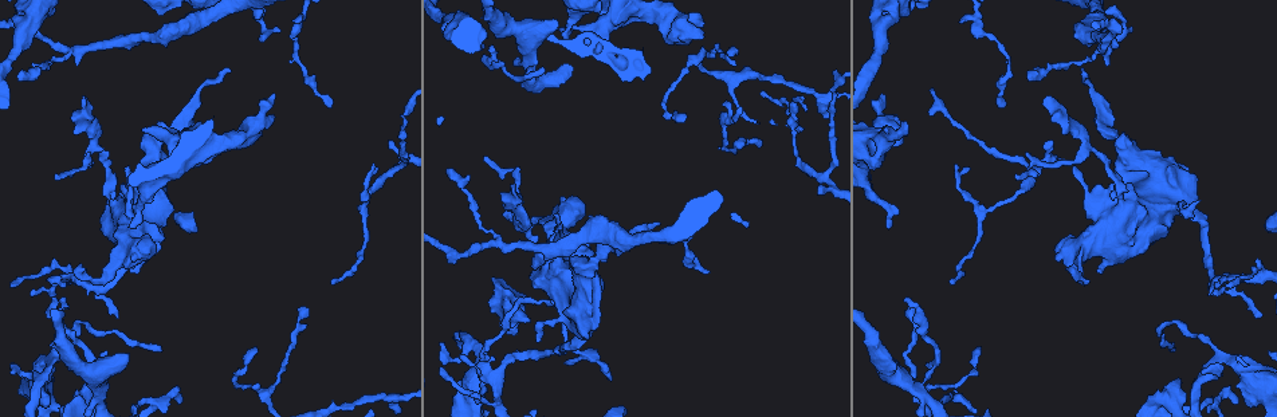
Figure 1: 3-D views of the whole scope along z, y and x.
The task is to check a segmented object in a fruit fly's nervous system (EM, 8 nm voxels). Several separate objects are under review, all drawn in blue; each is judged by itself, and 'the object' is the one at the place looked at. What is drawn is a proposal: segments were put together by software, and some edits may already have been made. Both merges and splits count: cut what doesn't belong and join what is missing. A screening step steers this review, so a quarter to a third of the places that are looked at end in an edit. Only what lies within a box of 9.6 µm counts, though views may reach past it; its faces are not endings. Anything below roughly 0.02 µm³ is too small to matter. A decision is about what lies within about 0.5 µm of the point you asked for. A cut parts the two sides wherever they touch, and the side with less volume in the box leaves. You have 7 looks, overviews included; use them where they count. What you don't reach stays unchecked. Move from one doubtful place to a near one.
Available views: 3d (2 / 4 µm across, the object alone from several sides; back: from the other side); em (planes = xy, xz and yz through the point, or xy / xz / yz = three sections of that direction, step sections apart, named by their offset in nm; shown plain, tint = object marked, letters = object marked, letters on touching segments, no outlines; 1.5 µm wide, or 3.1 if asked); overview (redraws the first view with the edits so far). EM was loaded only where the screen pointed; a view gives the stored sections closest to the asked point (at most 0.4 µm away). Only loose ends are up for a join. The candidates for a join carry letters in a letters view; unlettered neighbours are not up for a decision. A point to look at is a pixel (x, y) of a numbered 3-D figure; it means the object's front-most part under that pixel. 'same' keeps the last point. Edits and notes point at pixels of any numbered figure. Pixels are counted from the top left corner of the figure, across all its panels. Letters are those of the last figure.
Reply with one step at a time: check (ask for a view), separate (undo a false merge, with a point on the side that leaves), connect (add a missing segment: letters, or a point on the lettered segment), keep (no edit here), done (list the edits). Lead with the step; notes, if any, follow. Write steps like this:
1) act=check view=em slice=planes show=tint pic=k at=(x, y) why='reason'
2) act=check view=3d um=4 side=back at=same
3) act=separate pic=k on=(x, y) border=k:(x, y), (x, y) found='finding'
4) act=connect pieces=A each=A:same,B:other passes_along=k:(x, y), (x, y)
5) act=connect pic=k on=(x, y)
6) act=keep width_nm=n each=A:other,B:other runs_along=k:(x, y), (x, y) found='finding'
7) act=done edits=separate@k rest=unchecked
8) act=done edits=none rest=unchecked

act=check view=em slice=xz step=4 show=tint pic=1 at=(657, 224) why='branch stops here'

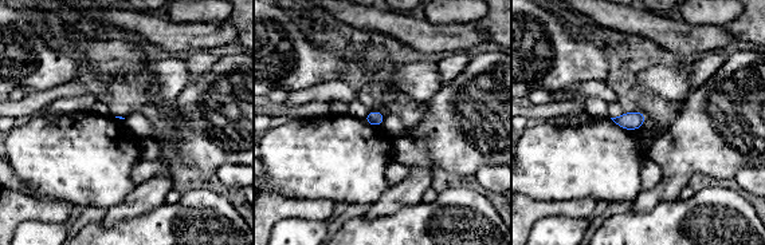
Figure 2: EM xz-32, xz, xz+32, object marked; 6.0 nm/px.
act=check view=em slice=planes show=letters at=same why='cut it another way'

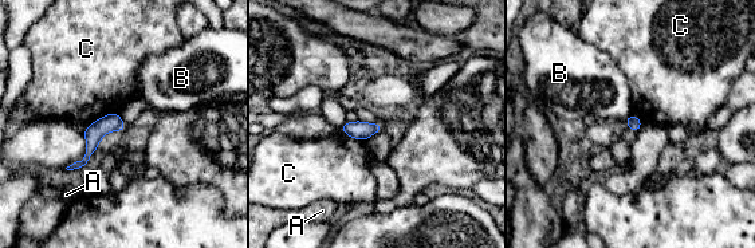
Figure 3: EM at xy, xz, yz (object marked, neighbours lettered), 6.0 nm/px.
act=keep width_nm=90 longest_contact=C:180nm each=A:other,B:other,C:other found='none of them fits'

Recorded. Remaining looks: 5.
act=check view=em slice=xz step=8 show=letters pic=1 at=(1194, 211) why='calibre changes'

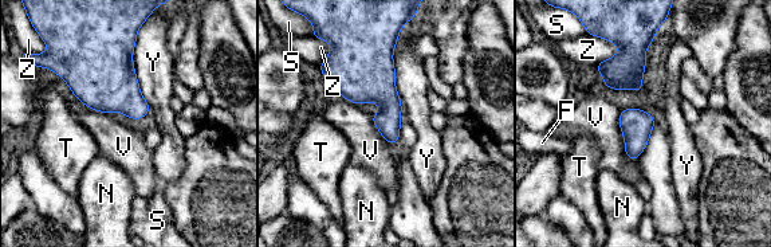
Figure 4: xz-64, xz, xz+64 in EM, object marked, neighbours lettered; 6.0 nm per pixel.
act=keep each=F:other,N:other,S:other,T:other,V:other,Y:other,Z:other border=4:(620, 110), (624, 153), (637, 160) found='continuous, no second cell'

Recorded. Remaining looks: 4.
act=check view=3d um=4 pic=1 at=(181, 400) why='tapers out'

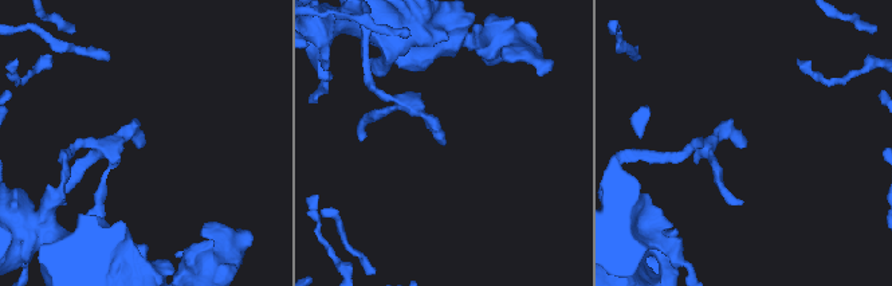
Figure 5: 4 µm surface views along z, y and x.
act=check view=em slice=planes show=letters pic=5 at=(744, 145)

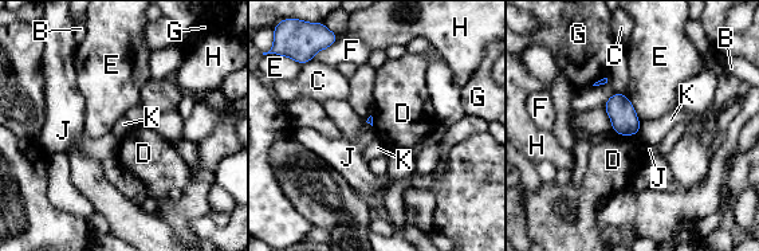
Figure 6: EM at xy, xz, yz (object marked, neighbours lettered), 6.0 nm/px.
act=keep each=B:other,C:other,D:other,E:other,F:other,G:other,H:other,J:other,K:other found='no lettered segment goes on from it'

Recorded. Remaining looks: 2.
act=done edits=none rest=unchecked

